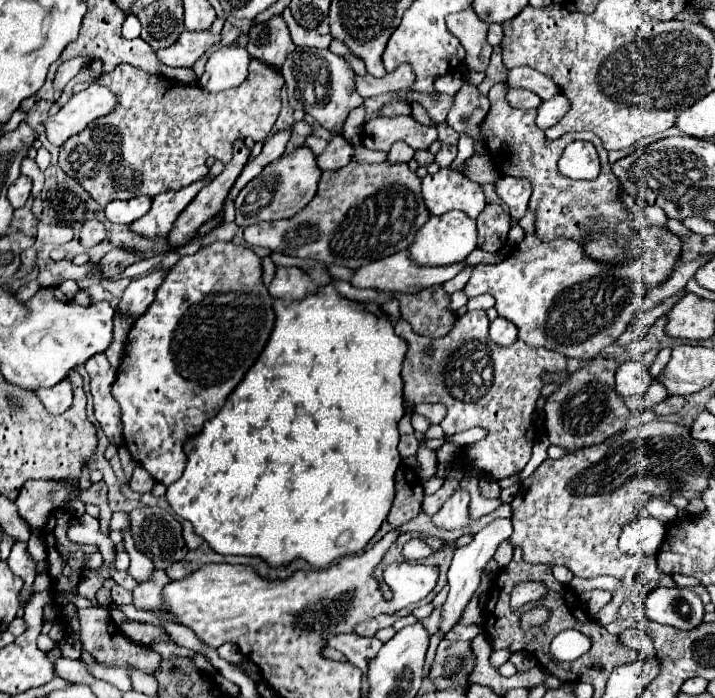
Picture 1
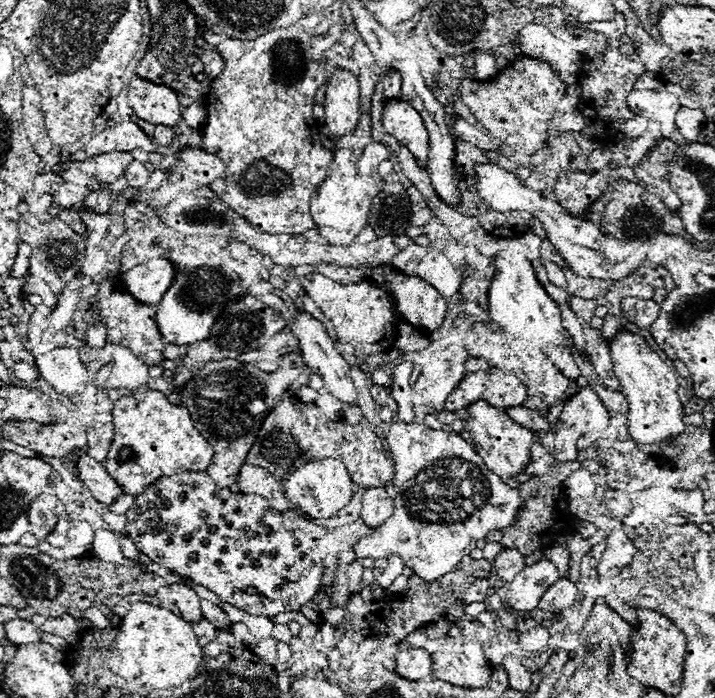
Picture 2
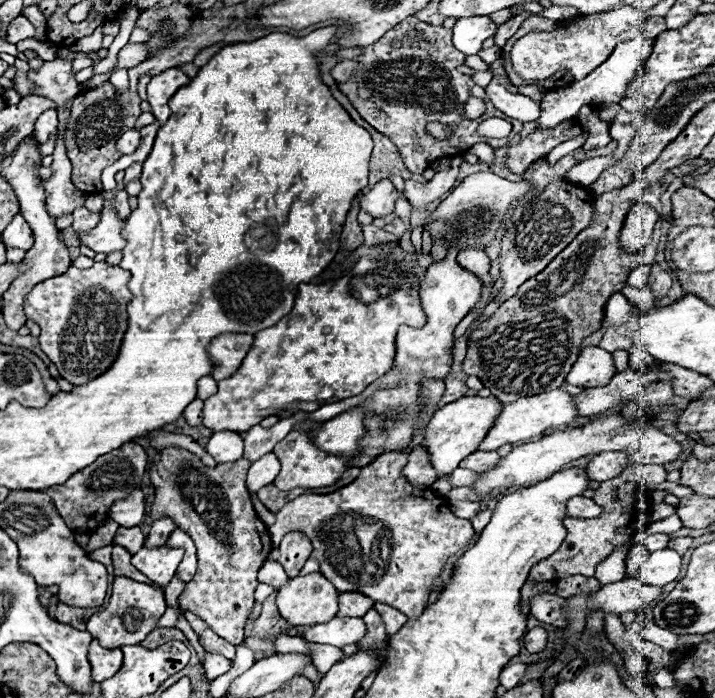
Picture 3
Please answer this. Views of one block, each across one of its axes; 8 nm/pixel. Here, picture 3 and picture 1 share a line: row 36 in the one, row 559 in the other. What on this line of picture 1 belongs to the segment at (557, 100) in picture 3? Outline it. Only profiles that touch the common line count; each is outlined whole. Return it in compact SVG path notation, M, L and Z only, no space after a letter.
M644 516L624 526L618 546L624 554L638 556L640 560L644 560L658 552L662 540L664 540L662 522L658 522L652 516Z

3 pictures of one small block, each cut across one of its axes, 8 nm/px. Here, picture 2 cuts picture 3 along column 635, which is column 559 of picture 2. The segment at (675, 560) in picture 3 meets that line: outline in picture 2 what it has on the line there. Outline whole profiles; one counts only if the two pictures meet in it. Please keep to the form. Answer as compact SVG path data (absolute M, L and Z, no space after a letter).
M540 560L534 566L526 566L510 584L504 594L506 606L516 612L530 612L538 608L542 592L558 580L560 574L550 560Z

